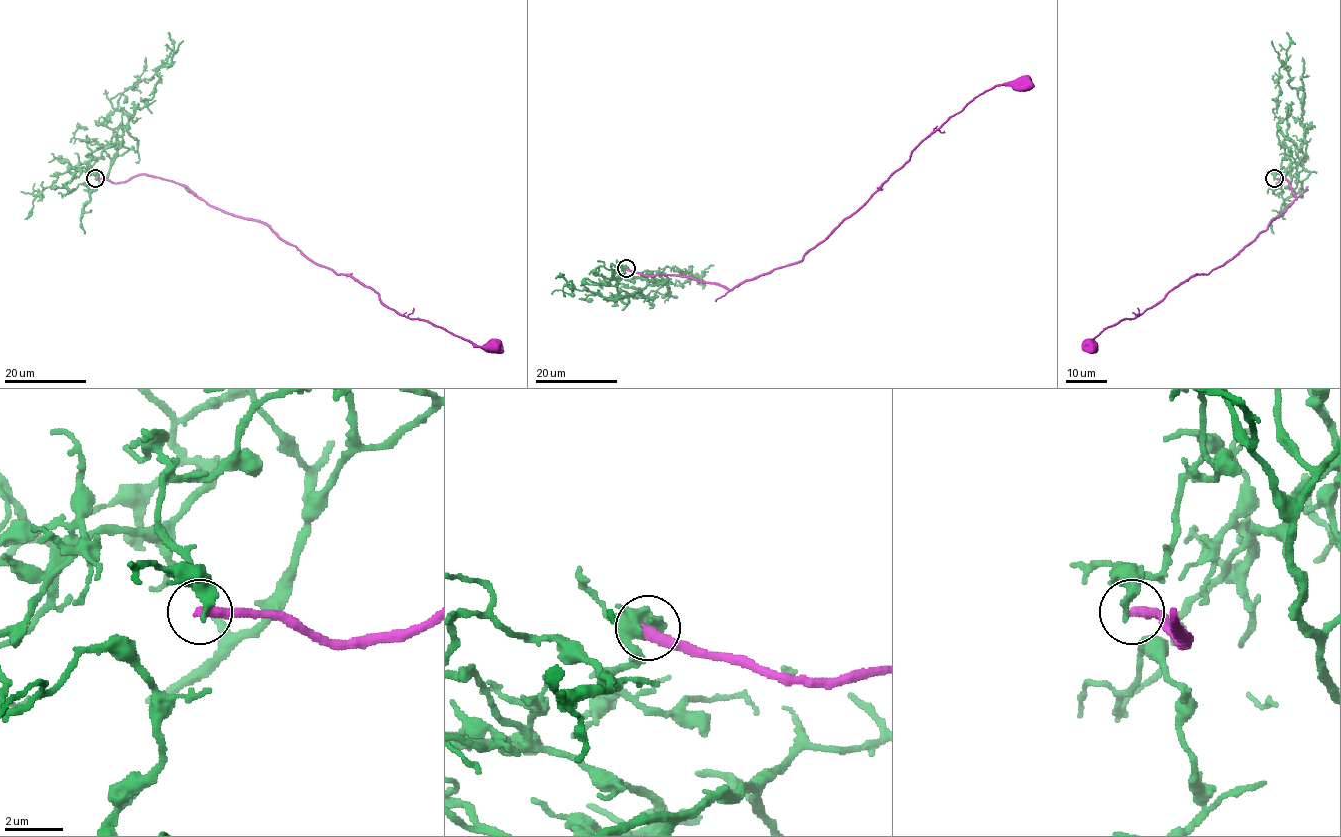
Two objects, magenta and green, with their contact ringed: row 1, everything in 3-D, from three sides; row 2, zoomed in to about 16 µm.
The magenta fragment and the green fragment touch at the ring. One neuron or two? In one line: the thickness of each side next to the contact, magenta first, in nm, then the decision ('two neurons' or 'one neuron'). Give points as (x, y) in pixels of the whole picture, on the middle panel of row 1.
400/400 nm | two neurons

